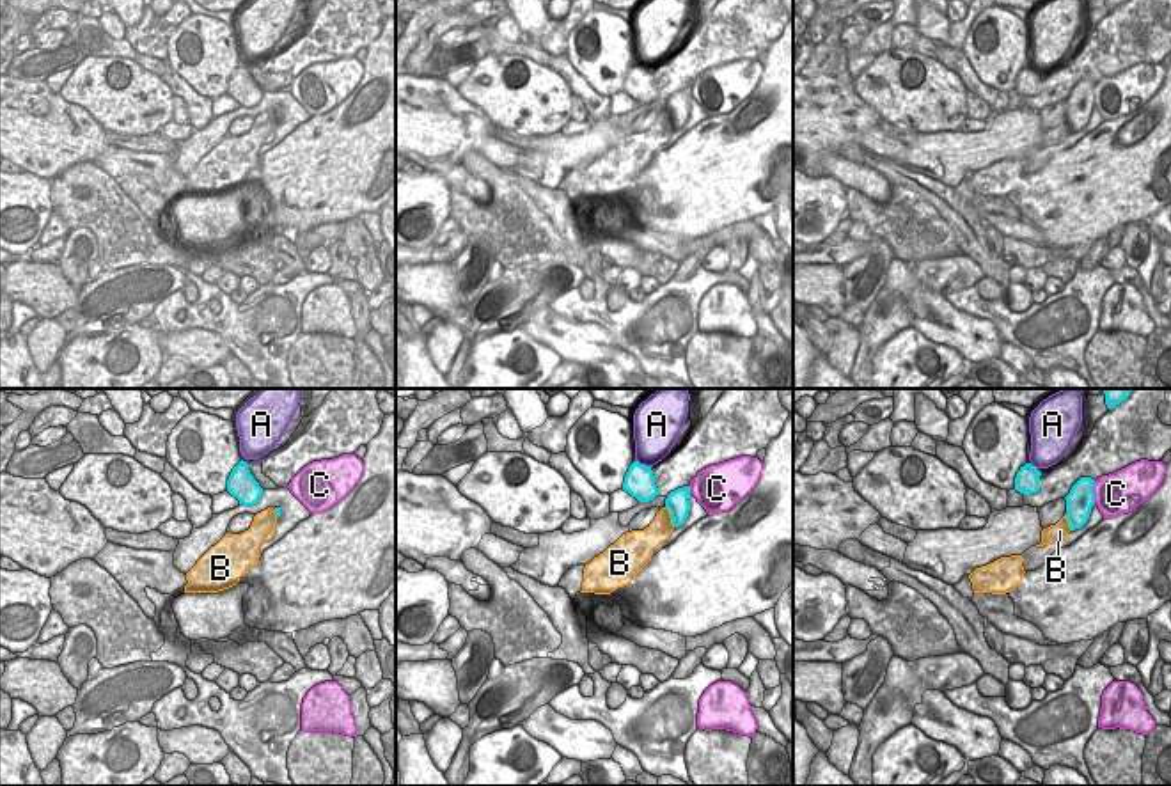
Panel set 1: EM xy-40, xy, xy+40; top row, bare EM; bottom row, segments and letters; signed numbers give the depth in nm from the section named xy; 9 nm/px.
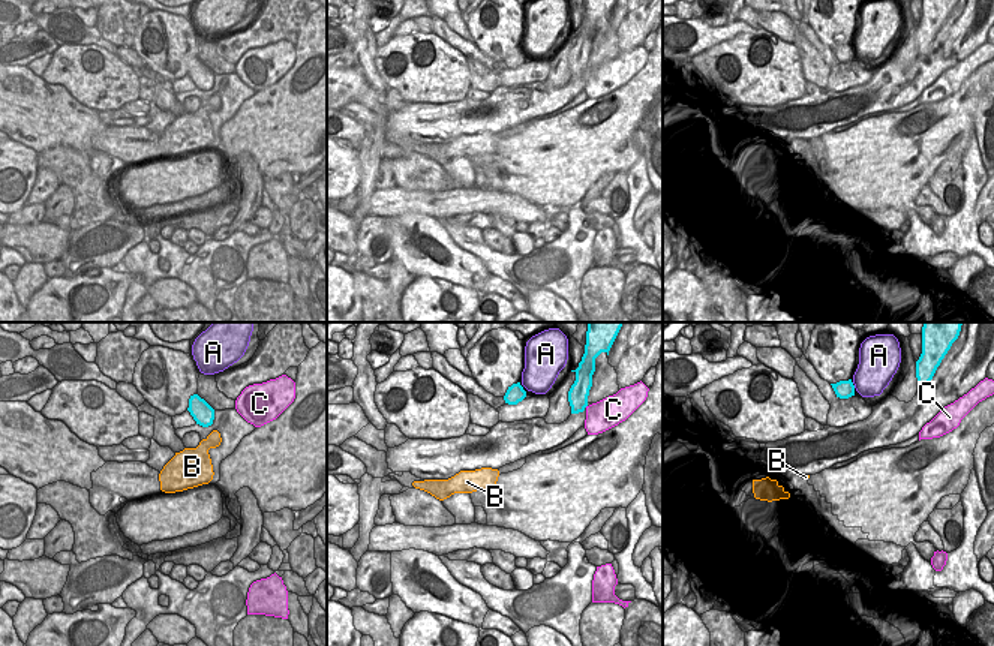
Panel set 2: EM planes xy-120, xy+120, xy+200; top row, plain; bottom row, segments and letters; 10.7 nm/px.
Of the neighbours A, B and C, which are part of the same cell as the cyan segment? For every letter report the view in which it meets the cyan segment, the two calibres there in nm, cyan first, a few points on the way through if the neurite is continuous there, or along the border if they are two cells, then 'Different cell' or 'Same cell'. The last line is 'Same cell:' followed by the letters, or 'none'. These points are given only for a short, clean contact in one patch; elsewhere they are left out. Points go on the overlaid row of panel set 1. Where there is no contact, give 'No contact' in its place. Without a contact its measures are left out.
A: Touches cyan in xy. Thickness 280 nm (cyan) against 360 nm. Different cell
B: Touches cyan in xy. Thickness 220 nm (cyan) against 200 nm. Boundary: xy (666, 506), (675, 526). Different cell
C: Touches cyan in xy+40. Thickness 240 nm (cyan) against 380 nm. Different cell
Same cell: none

